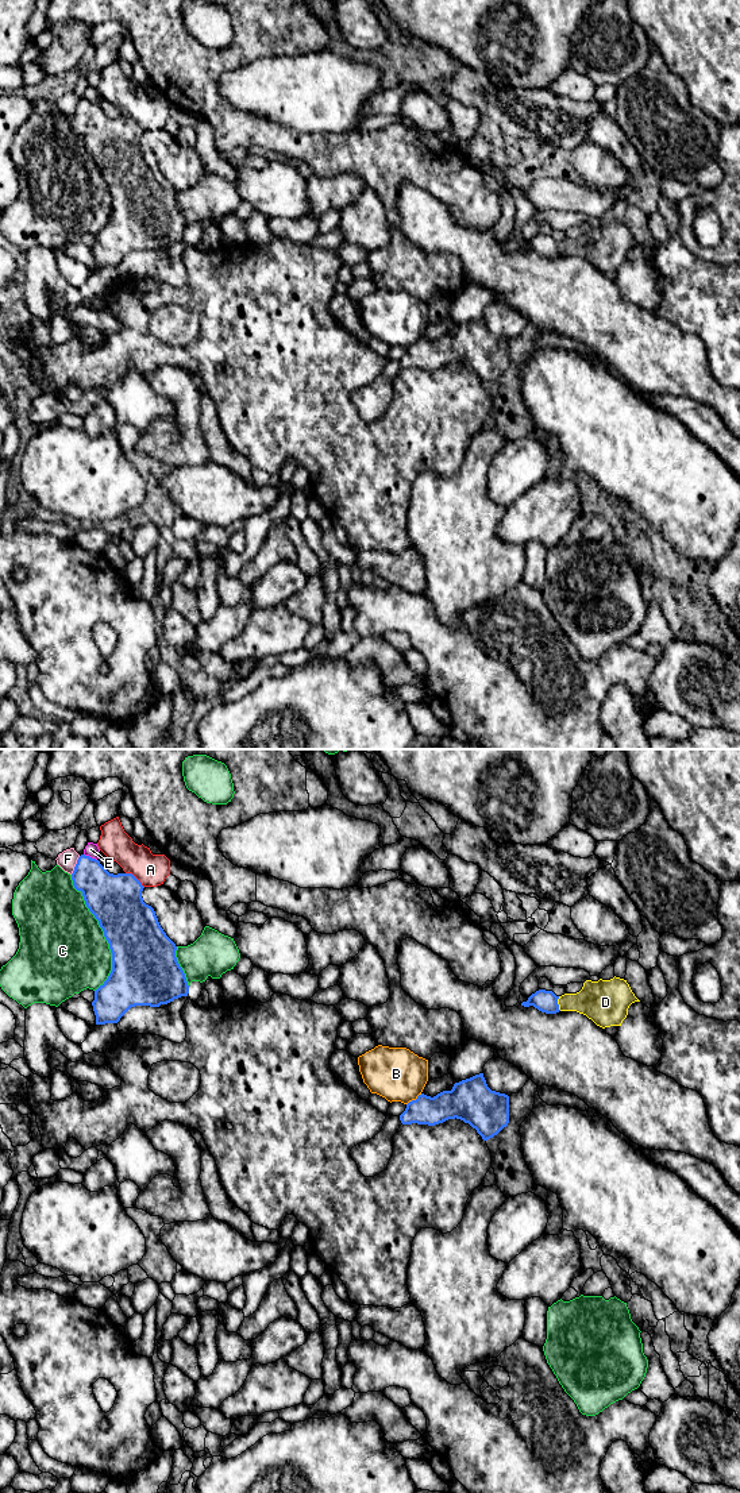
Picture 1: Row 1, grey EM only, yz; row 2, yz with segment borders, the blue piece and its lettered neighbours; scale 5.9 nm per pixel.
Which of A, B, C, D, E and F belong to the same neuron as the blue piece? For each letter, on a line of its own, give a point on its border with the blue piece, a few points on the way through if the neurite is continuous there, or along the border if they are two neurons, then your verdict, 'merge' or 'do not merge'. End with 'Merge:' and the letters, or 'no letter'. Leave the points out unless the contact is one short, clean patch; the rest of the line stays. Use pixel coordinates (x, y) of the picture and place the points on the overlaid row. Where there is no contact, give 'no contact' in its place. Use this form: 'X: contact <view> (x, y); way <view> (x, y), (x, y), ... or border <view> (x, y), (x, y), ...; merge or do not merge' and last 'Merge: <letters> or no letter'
A: contact yz (135, 878); do not merge
B: contact yz (413, 1100); do not merge
C: contact yz (104, 933); do not merge
D: contact yz (557, 1003); way yz (544, 1000), (557, 1003), (598, 1000); merge
E: contact yz (91, 857); do not merge
F: contact yz (76, 865); do not merge
Merge: D

